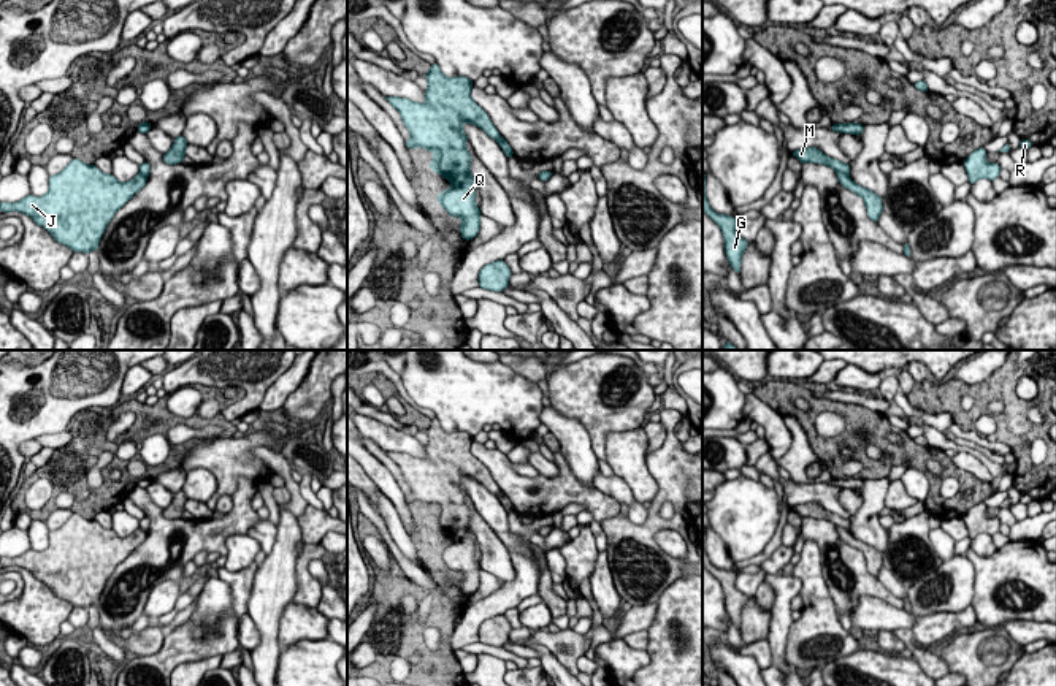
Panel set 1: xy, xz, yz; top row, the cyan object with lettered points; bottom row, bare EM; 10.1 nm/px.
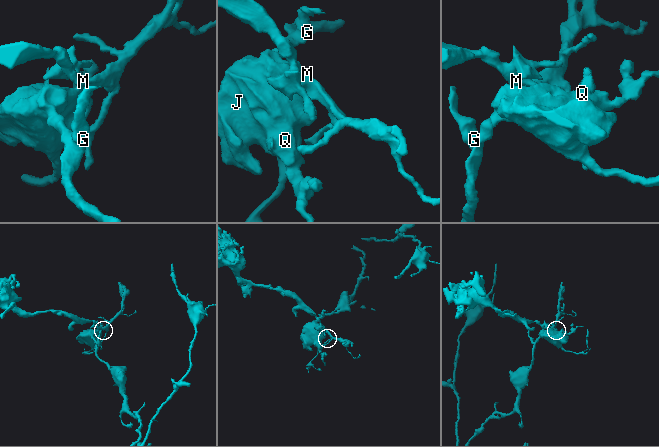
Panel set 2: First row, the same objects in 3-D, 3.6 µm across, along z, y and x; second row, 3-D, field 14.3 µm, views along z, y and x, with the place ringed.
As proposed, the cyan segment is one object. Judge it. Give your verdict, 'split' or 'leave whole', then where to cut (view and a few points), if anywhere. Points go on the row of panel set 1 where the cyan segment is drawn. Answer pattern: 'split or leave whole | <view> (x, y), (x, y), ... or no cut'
leave whole | no cut

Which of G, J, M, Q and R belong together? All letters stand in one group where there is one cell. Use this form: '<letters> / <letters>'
G J M Q R

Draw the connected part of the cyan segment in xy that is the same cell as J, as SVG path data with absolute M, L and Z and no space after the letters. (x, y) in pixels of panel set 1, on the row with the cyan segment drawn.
M73 158L65 170L49 176L49 190L43 196L29 195L16 203L0 203L0 212L17 211L46 228L51 236L73 252L97 250L114 214L140 192L151 166L140 165L140 174L119 182L95 165Z

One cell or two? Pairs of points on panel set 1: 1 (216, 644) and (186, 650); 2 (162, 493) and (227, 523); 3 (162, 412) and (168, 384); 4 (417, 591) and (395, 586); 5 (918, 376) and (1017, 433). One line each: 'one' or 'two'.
1: one
2: two
3: two
4: one
5: two

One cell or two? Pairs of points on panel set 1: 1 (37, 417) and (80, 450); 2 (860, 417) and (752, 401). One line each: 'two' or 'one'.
1: two
2: two

